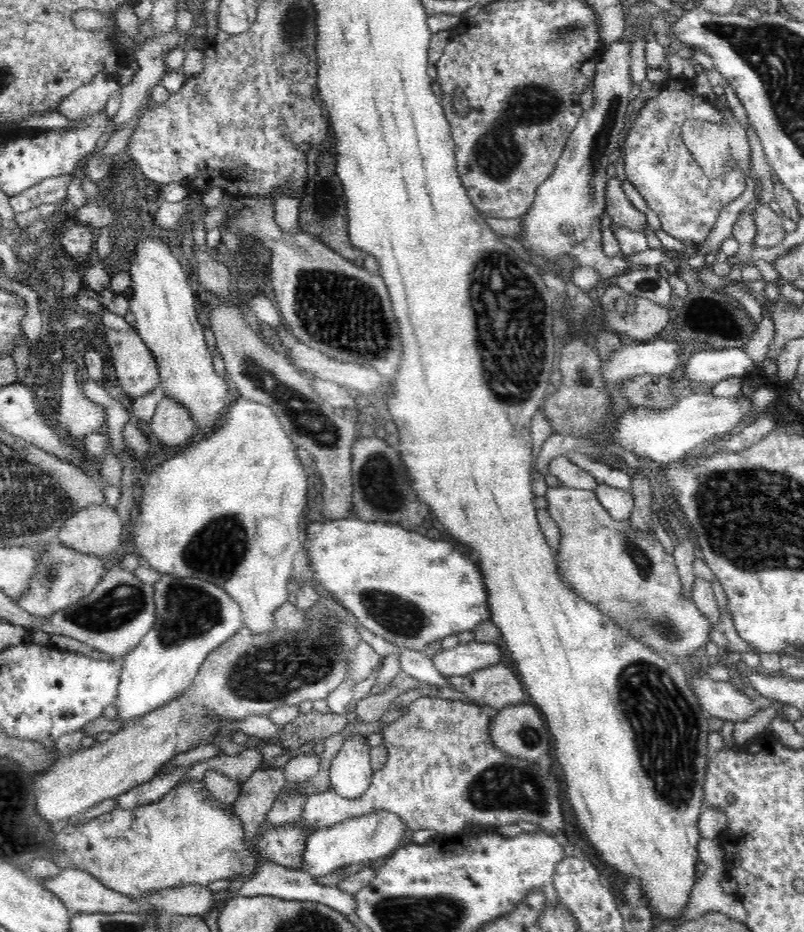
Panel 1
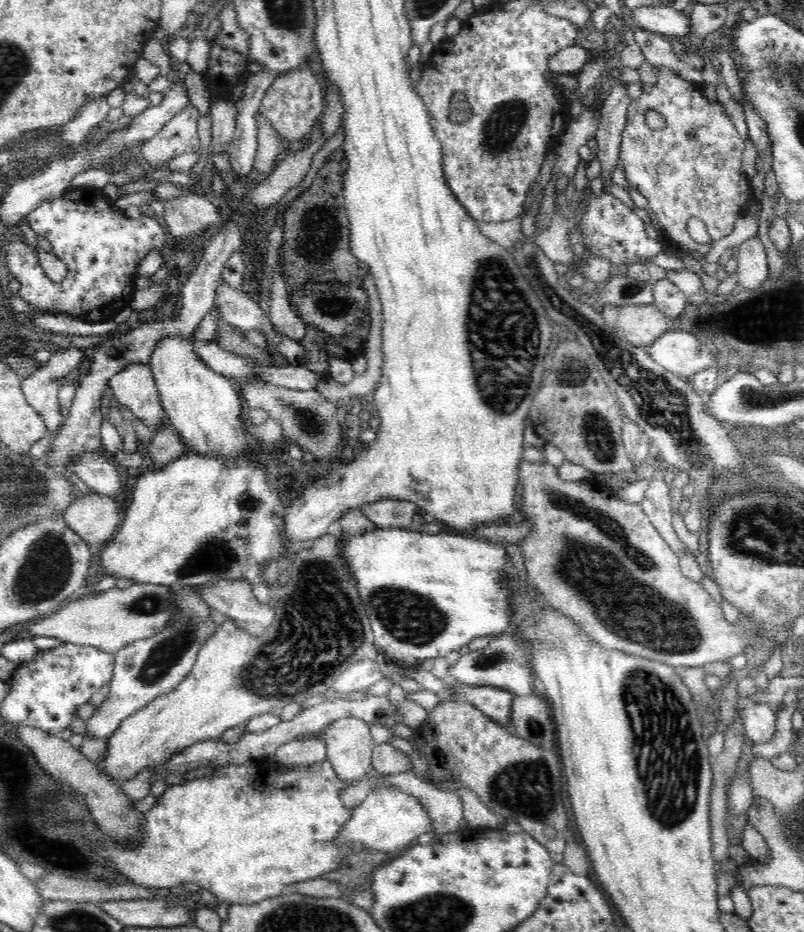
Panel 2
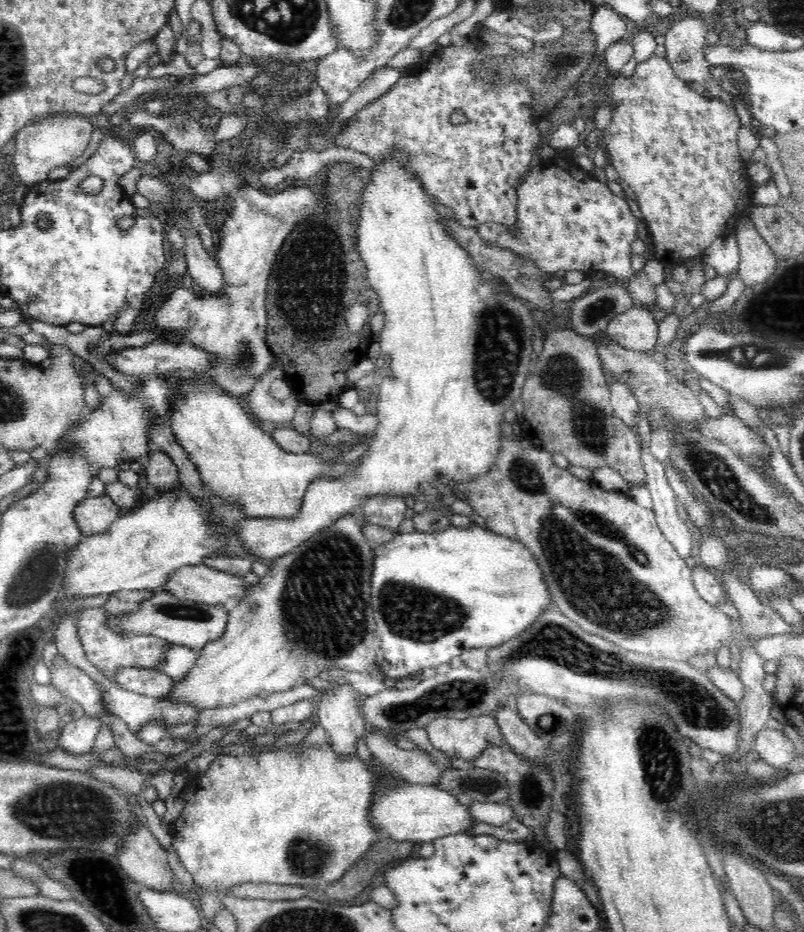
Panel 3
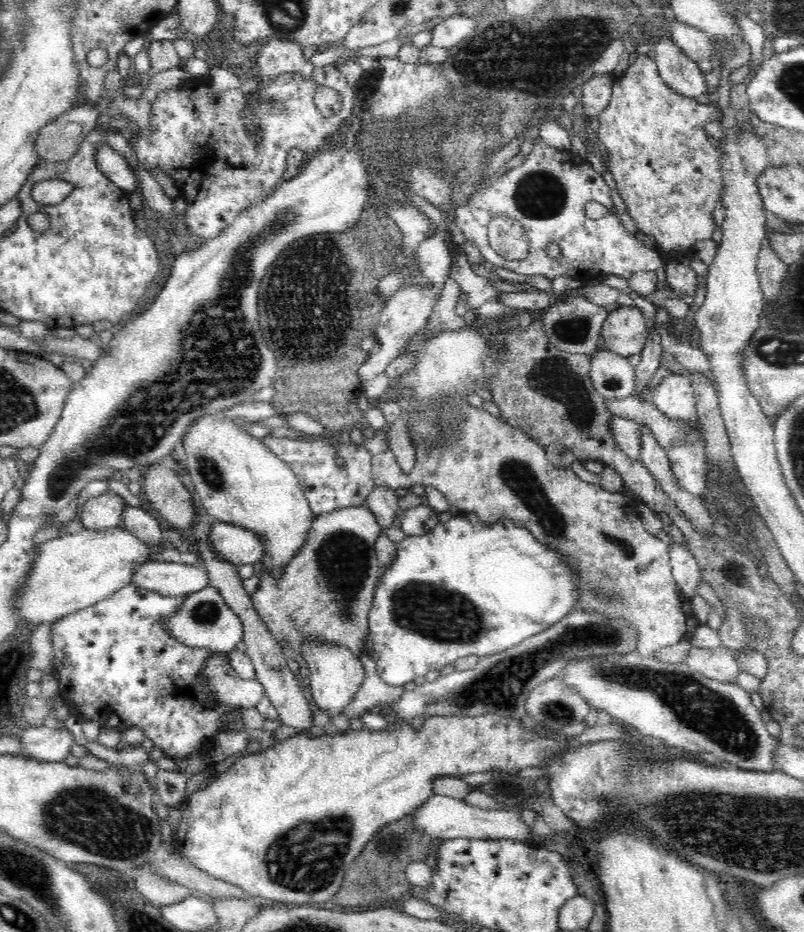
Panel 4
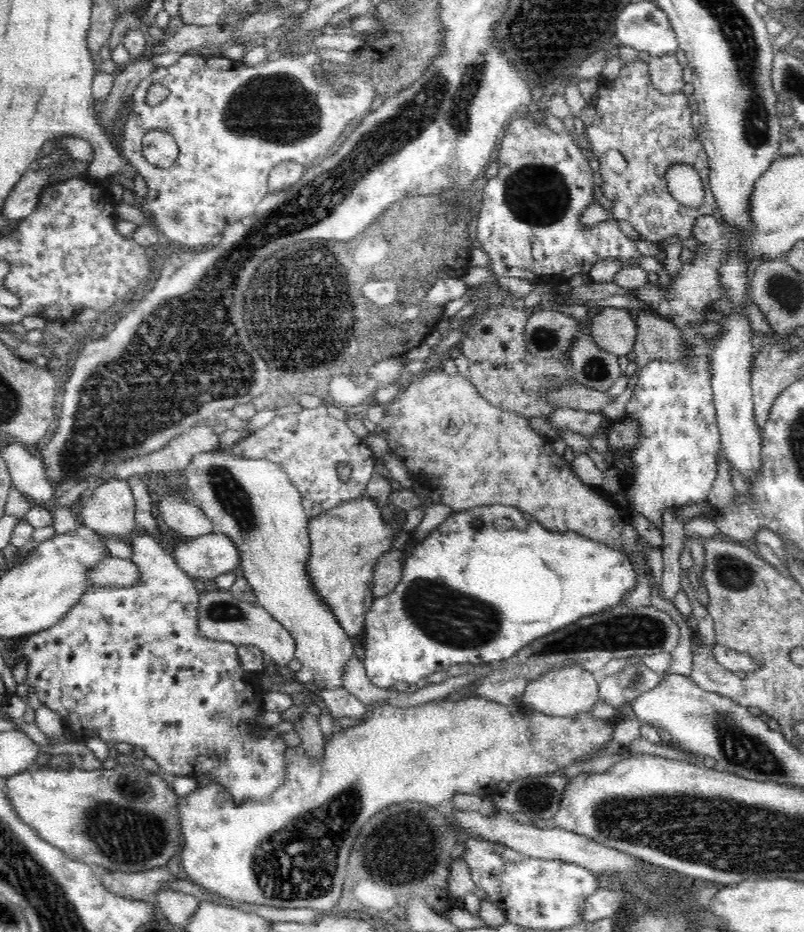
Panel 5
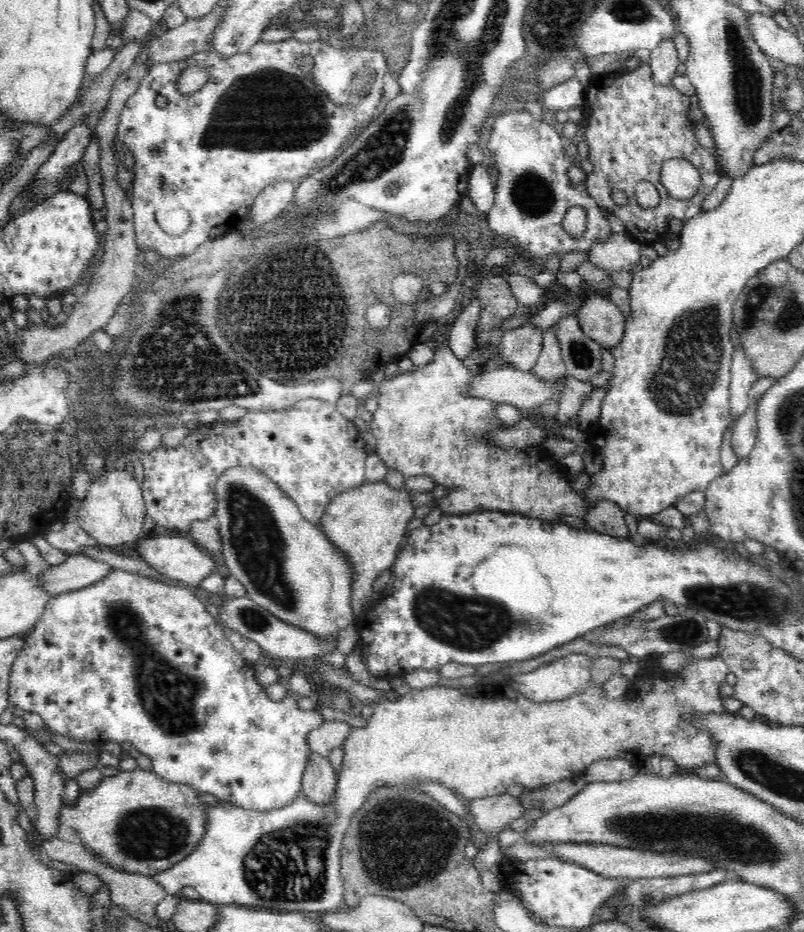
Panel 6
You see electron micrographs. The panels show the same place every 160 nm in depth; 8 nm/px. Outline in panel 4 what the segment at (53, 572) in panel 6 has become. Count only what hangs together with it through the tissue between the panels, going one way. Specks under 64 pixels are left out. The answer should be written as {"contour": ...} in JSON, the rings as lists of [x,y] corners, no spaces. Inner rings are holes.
{"contour":[[[151,561],[134,570],[132,585],[164,596],[190,596],[208,586],[207,569],[199,564]]]}

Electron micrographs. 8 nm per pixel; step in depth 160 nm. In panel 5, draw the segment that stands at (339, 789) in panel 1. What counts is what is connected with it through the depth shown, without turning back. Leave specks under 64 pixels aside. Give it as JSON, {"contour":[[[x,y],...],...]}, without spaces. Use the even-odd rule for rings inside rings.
{"contour":[[[217,447],[214,450],[206,451],[205,453],[196,453],[192,457],[191,463],[185,470],[185,477],[187,484],[187,490],[191,492],[191,495],[197,499],[201,509],[205,512],[206,517],[212,522],[213,531],[215,533],[224,533],[227,537],[230,537],[236,547],[238,547],[238,553],[240,553],[240,568],[244,579],[248,580],[250,587],[254,589],[254,595],[256,595],[256,601],[258,604],[265,608],[292,636],[296,643],[295,657],[301,662],[301,669],[295,672],[295,680],[297,682],[320,684],[326,690],[334,690],[334,688],[340,688],[344,684],[344,666],[346,662],[352,658],[354,654],[354,646],[349,634],[340,626],[340,623],[336,620],[333,612],[325,605],[325,602],[321,599],[321,596],[315,592],[313,584],[310,582],[307,573],[307,560],[310,554],[310,539],[309,539],[309,520],[306,515],[304,507],[302,506],[302,495],[300,491],[294,486],[294,483],[290,481],[286,471],[280,467],[280,465],[266,459],[250,459],[244,458],[238,455],[232,455],[230,451]]]}

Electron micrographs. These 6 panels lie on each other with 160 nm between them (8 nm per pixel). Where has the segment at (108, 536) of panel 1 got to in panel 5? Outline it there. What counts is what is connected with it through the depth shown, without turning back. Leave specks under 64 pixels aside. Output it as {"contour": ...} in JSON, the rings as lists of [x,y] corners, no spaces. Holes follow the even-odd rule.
{"contour":[[[110,479],[95,488],[92,496],[77,509],[80,523],[114,538],[130,536],[136,523],[136,503],[127,481]]]}

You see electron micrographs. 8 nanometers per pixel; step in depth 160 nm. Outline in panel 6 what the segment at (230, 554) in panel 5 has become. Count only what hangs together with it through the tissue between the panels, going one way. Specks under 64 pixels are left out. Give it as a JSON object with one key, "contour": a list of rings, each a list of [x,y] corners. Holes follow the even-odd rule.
{"contour":[[[146,534],[142,538],[137,546],[137,551],[139,556],[141,556],[140,559],[145,560],[150,567],[160,572],[160,574],[164,574],[164,576],[172,580],[180,580],[180,582],[188,584],[191,588],[200,589],[202,580],[214,573],[217,565],[220,563],[218,561],[219,556],[208,553],[189,536],[182,534],[163,536],[154,534],[154,536],[151,536]]]}

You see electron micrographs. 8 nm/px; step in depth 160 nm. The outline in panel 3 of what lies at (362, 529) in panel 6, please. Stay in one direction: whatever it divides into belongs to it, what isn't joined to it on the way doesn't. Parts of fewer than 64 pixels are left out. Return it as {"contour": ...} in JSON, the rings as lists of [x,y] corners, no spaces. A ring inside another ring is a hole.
{"contour":[[[357,511],[352,515],[340,518],[335,524],[324,528],[322,532],[318,532],[316,536],[312,536],[310,540],[306,540],[302,544],[298,544],[292,552],[286,553],[280,558],[276,558],[270,562],[270,570],[265,577],[262,577],[255,585],[252,585],[250,592],[242,598],[242,602],[238,602],[235,606],[229,607],[229,615],[227,627],[224,634],[215,641],[209,642],[205,647],[197,651],[197,659],[195,665],[186,673],[186,676],[179,681],[174,681],[171,691],[165,695],[159,695],[162,700],[177,702],[178,704],[191,704],[198,711],[206,711],[208,708],[226,708],[250,698],[260,696],[260,692],[267,695],[276,694],[276,692],[286,692],[292,690],[294,686],[304,684],[306,680],[314,680],[320,678],[320,672],[324,670],[332,670],[333,668],[342,668],[352,672],[367,672],[376,668],[376,651],[374,648],[375,638],[375,618],[373,617],[373,608],[371,605],[371,576],[373,573],[373,548],[368,544],[366,537],[362,532],[362,525],[369,522],[361,512]]]}

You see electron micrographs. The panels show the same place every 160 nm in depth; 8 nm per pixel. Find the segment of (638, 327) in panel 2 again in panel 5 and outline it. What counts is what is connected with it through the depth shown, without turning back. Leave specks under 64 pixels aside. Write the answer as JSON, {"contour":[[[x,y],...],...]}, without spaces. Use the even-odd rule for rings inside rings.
{"contour":[[[603,308],[590,320],[590,329],[600,348],[615,355],[632,356],[637,330],[633,312],[622,308]]]}

